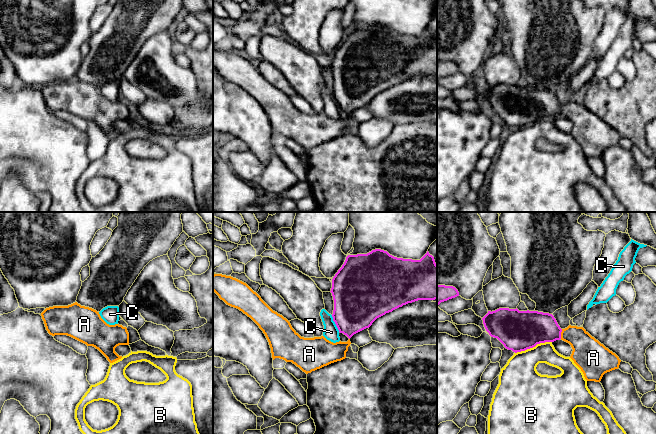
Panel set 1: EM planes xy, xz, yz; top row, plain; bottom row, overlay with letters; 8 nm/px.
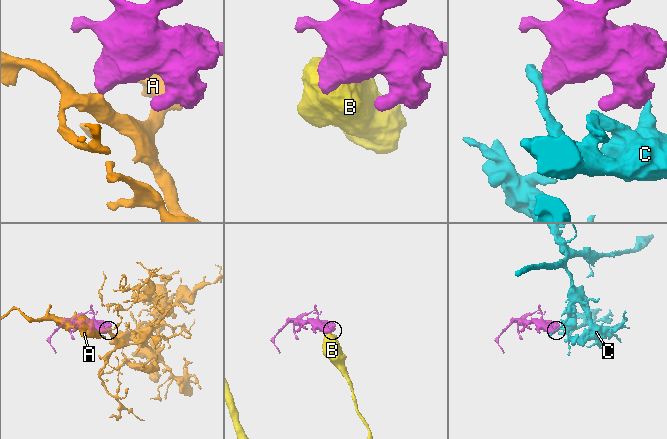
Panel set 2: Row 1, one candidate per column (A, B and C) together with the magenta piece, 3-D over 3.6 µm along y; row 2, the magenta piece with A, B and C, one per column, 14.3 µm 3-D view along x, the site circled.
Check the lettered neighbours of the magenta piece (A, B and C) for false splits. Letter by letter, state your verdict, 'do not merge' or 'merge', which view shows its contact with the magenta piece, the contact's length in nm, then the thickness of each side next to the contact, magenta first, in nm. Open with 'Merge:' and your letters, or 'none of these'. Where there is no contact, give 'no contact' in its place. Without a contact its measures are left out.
Merge: A
A: merge | yz | 80 nm | 280/220 nm
B: do not merge | yz | 320 nm | 320/260 nm
C: do not merge | xz | 150 nm | 400/120 nm

